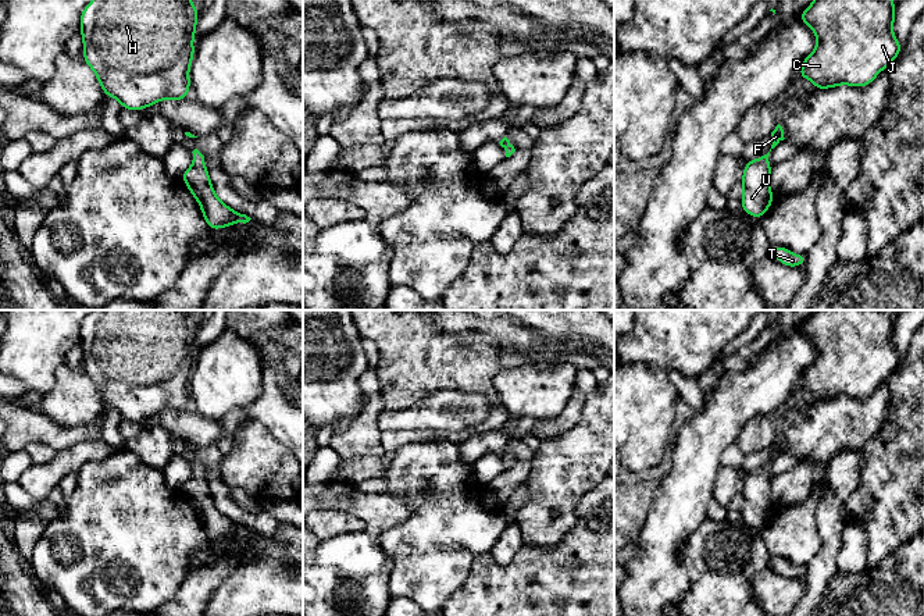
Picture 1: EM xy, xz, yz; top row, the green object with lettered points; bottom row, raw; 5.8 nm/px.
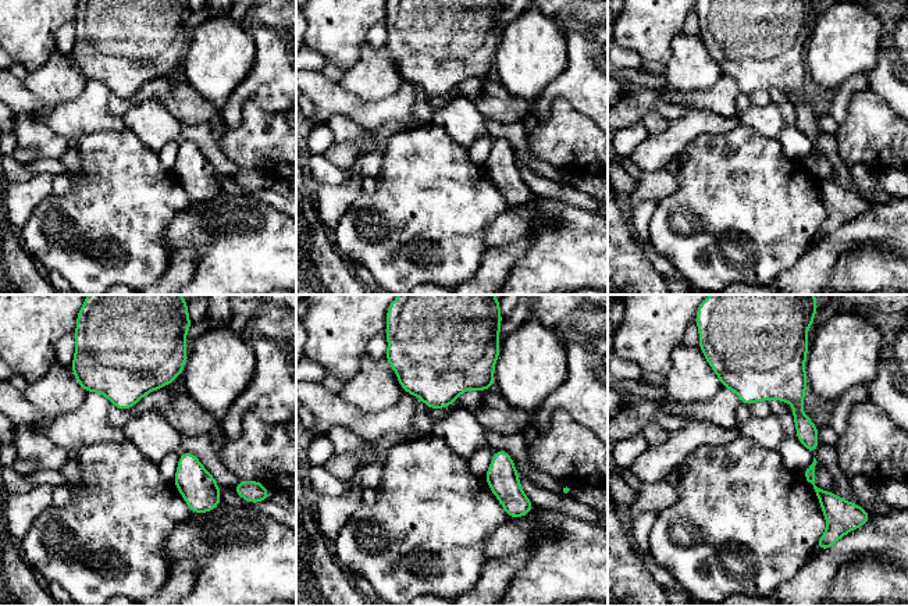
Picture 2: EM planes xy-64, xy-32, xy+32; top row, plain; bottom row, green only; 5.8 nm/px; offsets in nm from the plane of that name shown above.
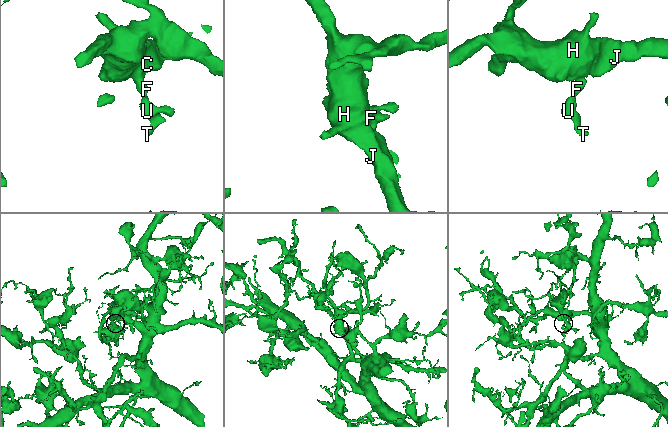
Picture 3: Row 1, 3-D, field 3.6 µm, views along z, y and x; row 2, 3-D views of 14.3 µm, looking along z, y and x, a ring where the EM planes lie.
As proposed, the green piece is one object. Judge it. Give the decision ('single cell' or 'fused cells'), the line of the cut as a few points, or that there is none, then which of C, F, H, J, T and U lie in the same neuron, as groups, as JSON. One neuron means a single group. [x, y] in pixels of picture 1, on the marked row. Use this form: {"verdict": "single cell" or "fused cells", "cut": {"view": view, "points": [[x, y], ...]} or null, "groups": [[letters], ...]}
{"verdict": "single cell", "cut": null, "groups": [["C", "F", "H", "J", "T", "U"]]}

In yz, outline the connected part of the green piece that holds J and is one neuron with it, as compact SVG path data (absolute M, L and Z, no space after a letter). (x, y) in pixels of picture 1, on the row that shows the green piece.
M814 0L799 17L807 24L817 44L800 67L799 79L807 78L816 89L838 85L863 88L871 83L902 51L893 35L893 0Z

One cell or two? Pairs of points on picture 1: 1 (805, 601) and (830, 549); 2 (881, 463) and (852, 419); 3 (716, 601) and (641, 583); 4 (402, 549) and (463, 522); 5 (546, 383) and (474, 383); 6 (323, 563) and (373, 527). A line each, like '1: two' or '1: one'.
1: one
2: two
3: two
4: one
5: two
6: one

